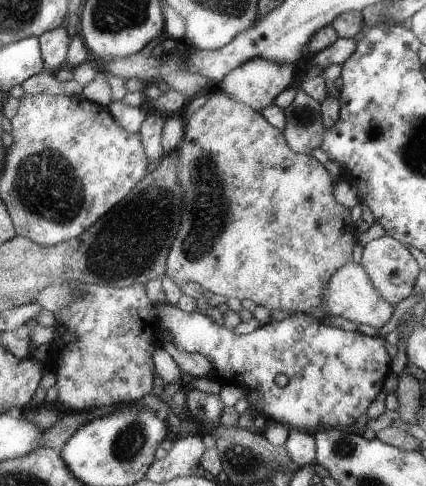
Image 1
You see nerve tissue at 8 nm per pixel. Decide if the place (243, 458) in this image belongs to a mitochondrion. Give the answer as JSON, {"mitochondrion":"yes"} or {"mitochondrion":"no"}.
{"mitochondrion":"yes"}

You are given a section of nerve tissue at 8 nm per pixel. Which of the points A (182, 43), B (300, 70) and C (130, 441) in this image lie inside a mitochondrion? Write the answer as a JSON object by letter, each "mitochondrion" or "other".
{"A":"other","B":"other","C":"mitochondrion"}

